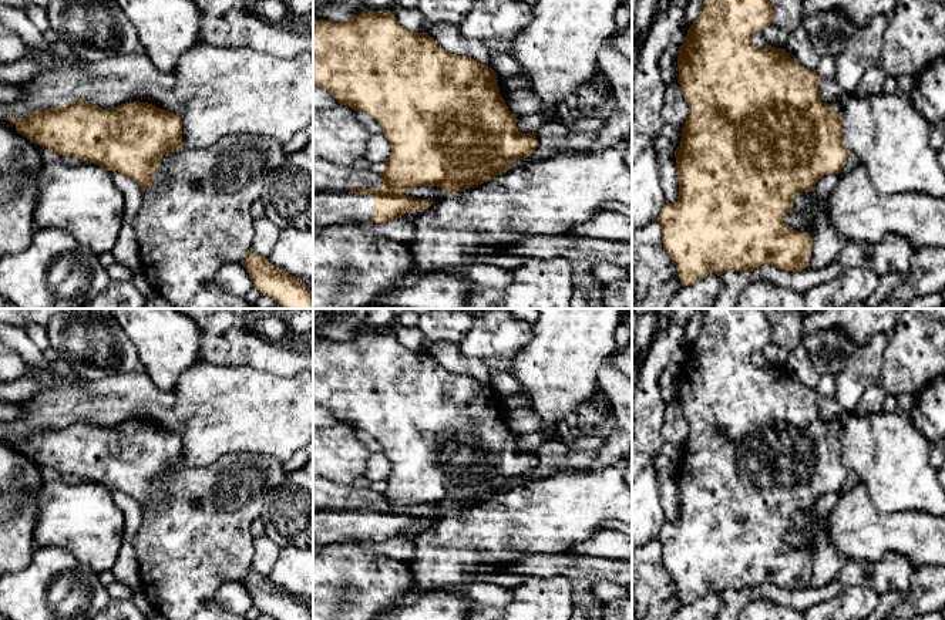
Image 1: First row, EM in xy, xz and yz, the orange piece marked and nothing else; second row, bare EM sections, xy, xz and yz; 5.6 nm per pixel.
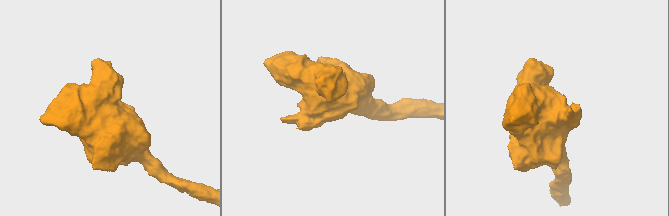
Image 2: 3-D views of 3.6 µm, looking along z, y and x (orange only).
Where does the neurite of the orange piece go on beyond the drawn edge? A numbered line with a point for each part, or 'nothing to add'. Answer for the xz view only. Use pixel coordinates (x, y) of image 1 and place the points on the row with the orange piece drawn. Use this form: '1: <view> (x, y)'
1: xz (329, 208)

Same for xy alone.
nothing to add

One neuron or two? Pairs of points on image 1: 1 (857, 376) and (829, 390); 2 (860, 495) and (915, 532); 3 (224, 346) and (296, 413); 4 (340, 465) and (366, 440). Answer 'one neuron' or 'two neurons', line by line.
1: two neurons
2: one neuron
3: two neurons
4: two neurons

